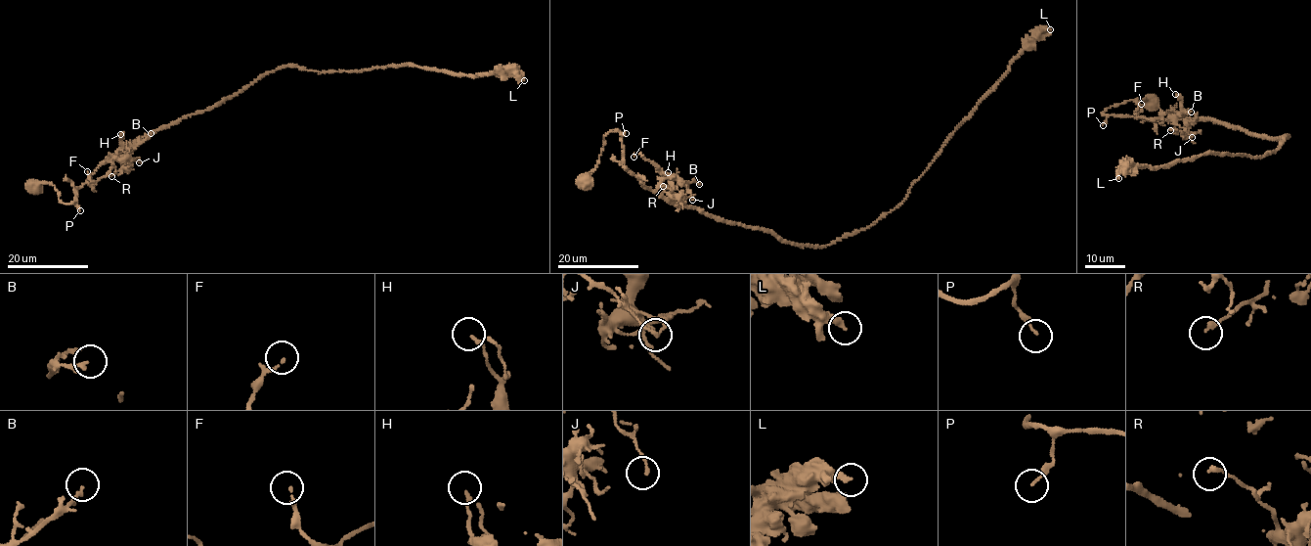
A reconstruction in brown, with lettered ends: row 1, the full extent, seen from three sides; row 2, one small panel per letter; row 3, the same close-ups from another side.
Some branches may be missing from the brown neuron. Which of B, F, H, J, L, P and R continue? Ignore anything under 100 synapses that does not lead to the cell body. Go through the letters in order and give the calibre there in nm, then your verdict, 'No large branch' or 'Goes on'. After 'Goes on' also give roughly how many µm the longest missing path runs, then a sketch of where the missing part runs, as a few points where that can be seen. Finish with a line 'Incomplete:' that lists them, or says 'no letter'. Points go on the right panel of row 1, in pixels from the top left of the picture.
B: Thickness 150 nm. No large branch
F: Thickness 100 nm. No large branch
H: Thickness 160 nm. No large branch
J: Thickness 140 nm. No large branch
L: Thickness 320 nm. No large branch
P: Thickness 130 nm. No large branch
R: Thickness 180 nm. No large branch
Incomplete: no letter

